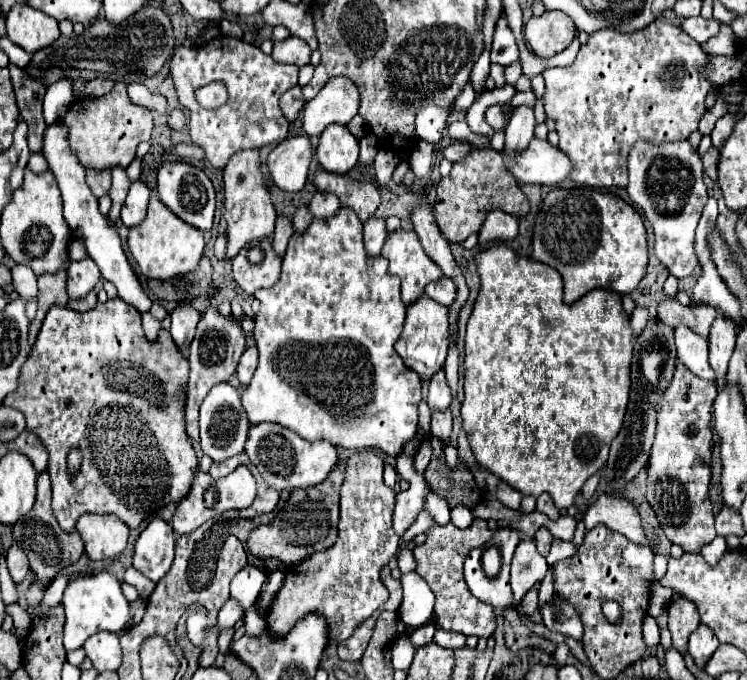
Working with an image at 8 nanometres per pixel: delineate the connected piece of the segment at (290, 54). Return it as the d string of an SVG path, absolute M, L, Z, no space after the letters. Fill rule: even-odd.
M288 37L286 41L276 41L274 51L272 51L272 57L278 63L290 63L290 65L296 65L296 67L308 65L310 55L312 55L310 47L298 37Z

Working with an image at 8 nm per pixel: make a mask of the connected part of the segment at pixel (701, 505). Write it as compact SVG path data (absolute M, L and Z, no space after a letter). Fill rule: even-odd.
M676 359L676 369L670 385L664 391L664 397L656 405L656 435L654 445L650 449L648 459L648 481L646 481L646 499L650 507L654 509L664 535L680 545L688 553L700 553L700 547L704 543L710 543L716 537L714 529L714 511L708 497L708 485L710 485L710 447L712 447L712 405L716 399L716 385L714 381L700 379L694 375L682 361Z

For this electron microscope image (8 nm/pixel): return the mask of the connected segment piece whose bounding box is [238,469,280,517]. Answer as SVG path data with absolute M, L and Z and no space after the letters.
M252 469L252 471L254 471L256 481L258 481L258 493L256 493L254 503L248 509L238 511L238 517L256 517L260 513L270 513L270 511L274 511L274 507L280 499L280 493L276 489L270 489L270 485L266 485L266 481L258 475L256 469Z

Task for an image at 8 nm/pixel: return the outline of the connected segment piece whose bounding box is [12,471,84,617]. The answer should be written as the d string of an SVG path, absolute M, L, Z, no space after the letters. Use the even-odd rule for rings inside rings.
M42 471L38 475L38 495L36 495L36 503L32 507L32 511L22 517L12 529L14 529L14 541L24 549L24 553L28 555L28 561L30 561L30 571L34 573L36 581L30 585L28 593L26 593L26 601L28 601L28 613L34 617L36 615L36 607L42 603L42 597L44 597L44 591L46 587L54 581L56 573L62 571L64 567L76 563L82 553L84 553L84 545L82 545L82 539L78 535L78 531L62 531L54 513L52 513L52 507L50 507L50 501L52 501L52 487L50 487L50 477L46 471Z

